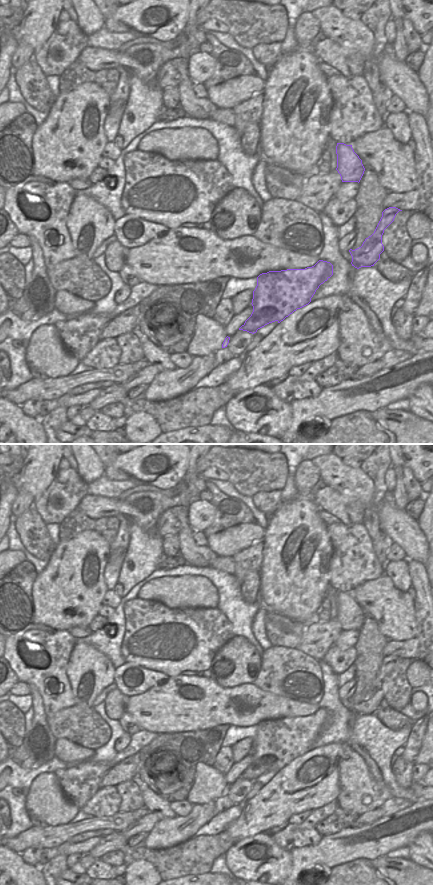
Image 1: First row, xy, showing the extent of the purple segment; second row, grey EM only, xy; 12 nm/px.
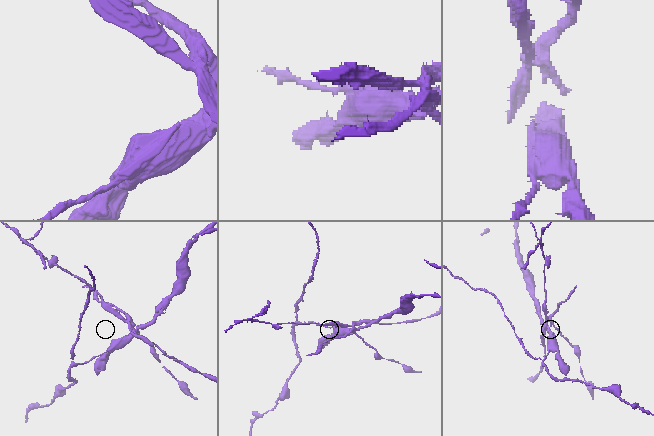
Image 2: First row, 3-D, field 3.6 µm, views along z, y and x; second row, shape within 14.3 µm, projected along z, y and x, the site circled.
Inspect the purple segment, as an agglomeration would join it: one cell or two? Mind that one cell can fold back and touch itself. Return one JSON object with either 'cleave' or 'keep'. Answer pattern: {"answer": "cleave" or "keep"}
{"answer": "cleave"}

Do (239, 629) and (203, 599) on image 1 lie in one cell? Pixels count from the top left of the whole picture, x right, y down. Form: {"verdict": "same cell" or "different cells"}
{"verdict": "different cells"}

